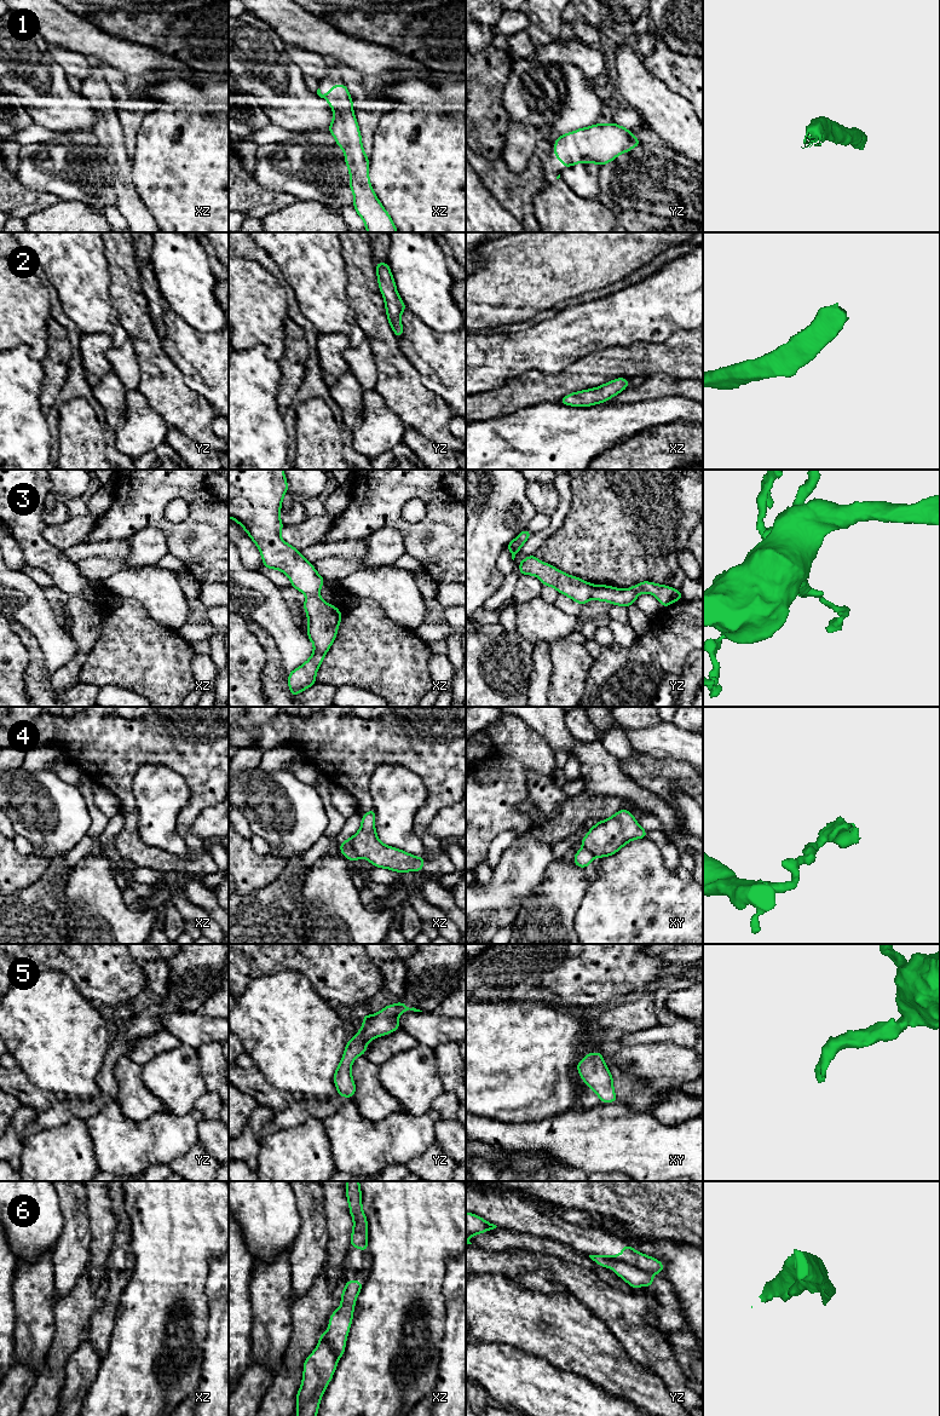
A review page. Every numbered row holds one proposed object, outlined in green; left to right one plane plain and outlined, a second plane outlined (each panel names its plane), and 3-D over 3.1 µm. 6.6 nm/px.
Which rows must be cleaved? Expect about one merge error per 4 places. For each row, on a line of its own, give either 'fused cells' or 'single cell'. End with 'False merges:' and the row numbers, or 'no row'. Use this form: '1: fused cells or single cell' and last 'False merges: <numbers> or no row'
1: single cell
2: single cell
3: single cell
4: fused cells
5: single cell
6: fused cells
False merges: 4, 6

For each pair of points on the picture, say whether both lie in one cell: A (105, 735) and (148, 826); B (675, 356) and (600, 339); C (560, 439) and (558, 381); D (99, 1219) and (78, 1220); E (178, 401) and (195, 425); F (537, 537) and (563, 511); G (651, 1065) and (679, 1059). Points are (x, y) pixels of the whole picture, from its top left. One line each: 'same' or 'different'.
A: different
B: different
C: different
D: different
E: same
F: same
G: same

